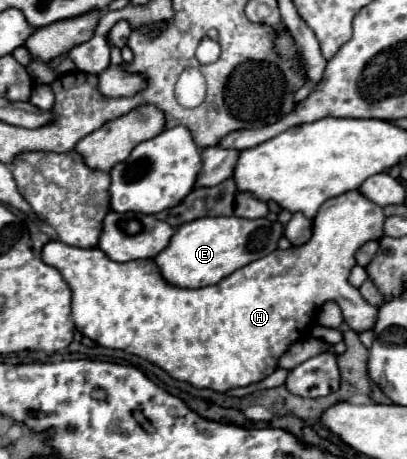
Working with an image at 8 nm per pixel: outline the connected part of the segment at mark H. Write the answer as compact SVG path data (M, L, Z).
M347 191L343 195L337 195L337 197L331 197L327 199L318 210L316 217L313 220L312 236L311 241L307 241L305 245L299 245L299 247L289 247L287 251L283 249L275 249L271 255L263 257L263 259L257 259L253 263L249 263L247 267L241 267L239 271L231 273L229 277L221 279L219 283L215 285L207 285L207 287L199 287L199 289L183 289L183 287L175 287L175 285L169 285L159 267L155 265L153 259L137 259L137 261L127 261L127 263L117 263L117 261L111 261L101 249L79 249L79 247L71 247L71 245L65 245L61 241L49 241L45 247L43 247L43 255L41 259L55 267L63 279L67 281L67 285L71 287L73 291L73 321L75 321L75 327L87 335L89 339L93 339L95 343L103 345L103 347L111 347L111 349L121 349L121 351L127 351L127 353L133 353L133 355L139 355L151 363L155 363L157 367L165 369L171 377L179 379L179 381L187 381L195 387L205 387L205 389L213 389L213 391L219 391L219 393L225 393L229 389L235 389L235 387L247 387L247 385L253 385L253 383L259 383L263 381L265 377L269 377L275 369L277 369L277 361L279 357L289 349L291 343L295 341L301 341L303 335L307 335L307 325L311 327L311 319L313 315L317 315L319 307L327 301L335 301L339 307L341 307L341 313L343 313L343 319L345 323L357 331L357 333L363 333L363 331L369 331L375 327L377 323L377 311L379 307L375 305L369 305L361 295L359 291L349 285L347 277L349 277L349 271L353 269L355 265L355 251L371 241L371 239L381 239L383 237L383 221L385 221L385 215L383 215L383 209L379 205L375 205L373 201L369 201L361 191Z

